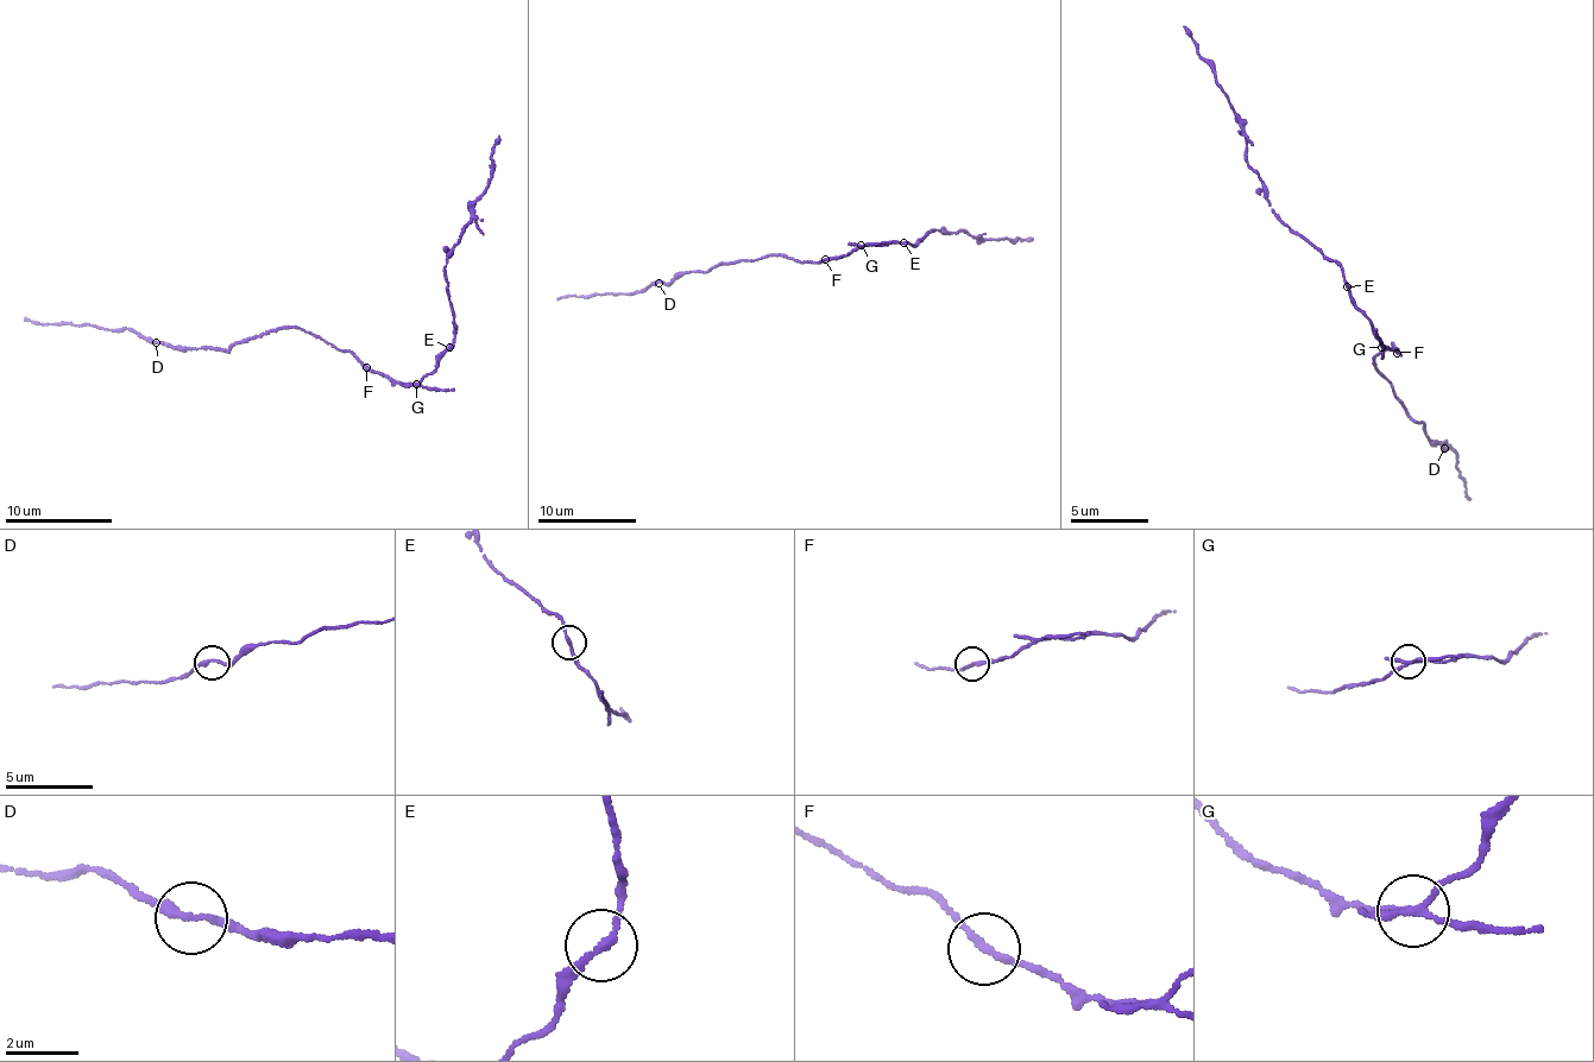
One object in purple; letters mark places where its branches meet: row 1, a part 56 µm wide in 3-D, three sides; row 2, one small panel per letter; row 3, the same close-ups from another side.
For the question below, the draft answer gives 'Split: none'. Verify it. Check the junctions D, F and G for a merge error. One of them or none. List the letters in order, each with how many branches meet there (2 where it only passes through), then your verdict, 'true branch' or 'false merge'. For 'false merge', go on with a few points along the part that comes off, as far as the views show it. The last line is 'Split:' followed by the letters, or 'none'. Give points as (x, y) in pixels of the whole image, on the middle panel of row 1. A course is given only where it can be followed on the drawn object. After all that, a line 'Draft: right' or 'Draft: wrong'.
D: 2 branches meet; true branch
F: 2 branches meet; true branch
G: 4 branches meet; false merge; foreign part runs (861, 245), (913, 246), (936, 232), (963, 231), (980, 241), (1033, 238)
Split: G
Draft: wrong

